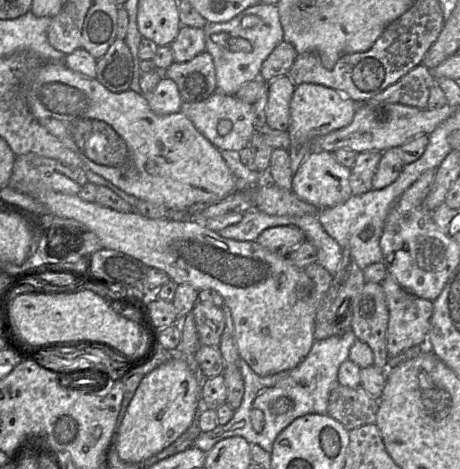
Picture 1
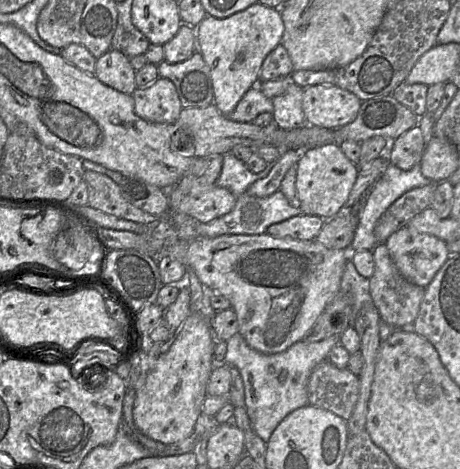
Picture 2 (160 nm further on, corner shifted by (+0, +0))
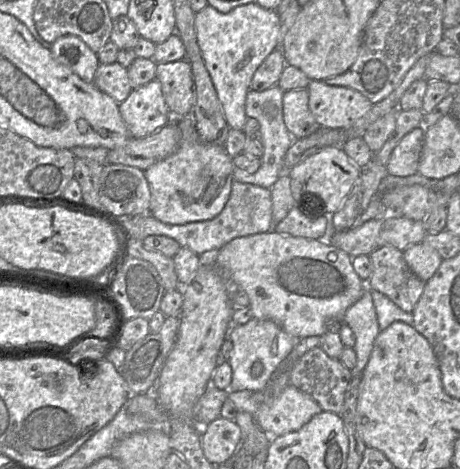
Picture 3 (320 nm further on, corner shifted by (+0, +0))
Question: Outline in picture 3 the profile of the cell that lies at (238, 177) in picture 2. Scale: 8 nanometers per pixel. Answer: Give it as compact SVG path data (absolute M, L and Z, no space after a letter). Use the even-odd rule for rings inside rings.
M278 85L262 92L248 91L245 102L245 113L247 117L256 119L260 124L258 138L263 145L263 155L260 158L261 166L255 173L248 173L245 170L234 168L234 180L270 189L279 176L284 173L284 158L294 139L283 120L283 95L284 91Z

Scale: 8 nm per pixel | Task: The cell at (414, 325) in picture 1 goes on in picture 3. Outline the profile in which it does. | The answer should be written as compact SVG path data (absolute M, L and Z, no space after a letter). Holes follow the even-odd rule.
M382 245L369 257L373 270L367 287L387 296L401 310L412 313L424 292L425 282L410 270L403 252L394 246Z

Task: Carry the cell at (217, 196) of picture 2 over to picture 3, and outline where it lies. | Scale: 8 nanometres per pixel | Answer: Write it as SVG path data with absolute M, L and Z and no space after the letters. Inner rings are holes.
M191 115L172 117L171 121L176 121L181 131L181 140L177 149L170 156L144 171L151 194L149 213L157 220L172 225L211 220L223 210L229 199L235 168L232 157L227 154L224 146L206 143L200 139L195 120Z

